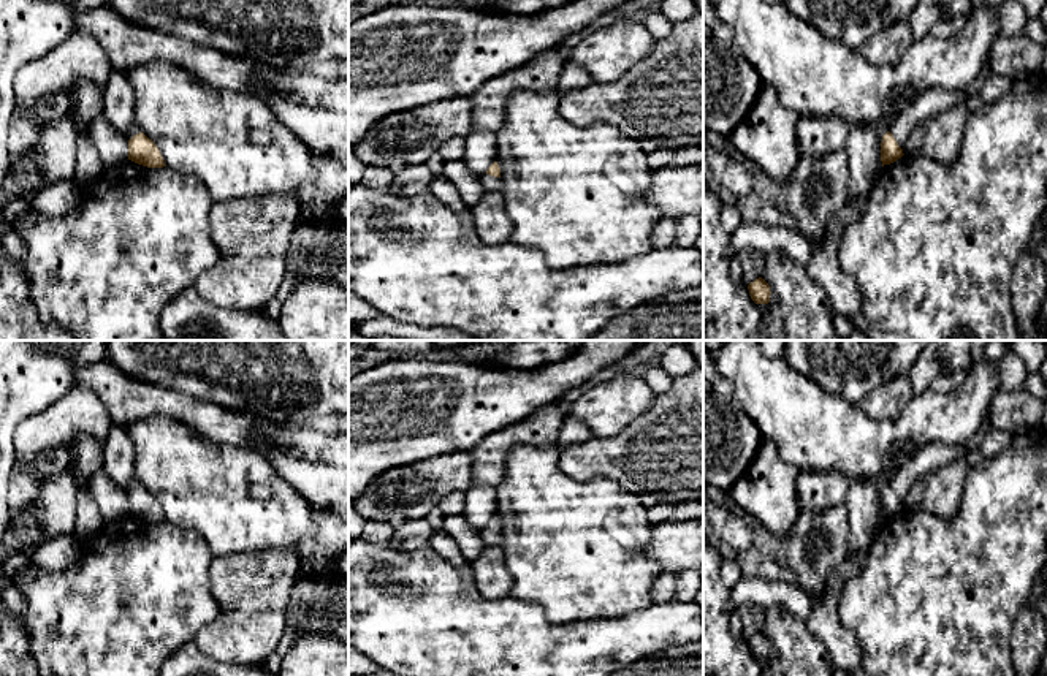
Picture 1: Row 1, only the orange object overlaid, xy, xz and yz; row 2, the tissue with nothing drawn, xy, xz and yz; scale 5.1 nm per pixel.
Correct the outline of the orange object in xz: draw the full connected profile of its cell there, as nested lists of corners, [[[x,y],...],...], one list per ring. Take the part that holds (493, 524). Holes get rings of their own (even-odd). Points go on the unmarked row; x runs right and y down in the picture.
[[[494,516],[485,529],[480,530],[482,540],[485,546],[501,546],[502,545],[502,534],[501,534],[501,522],[497,516]]]

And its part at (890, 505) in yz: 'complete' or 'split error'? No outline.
split error

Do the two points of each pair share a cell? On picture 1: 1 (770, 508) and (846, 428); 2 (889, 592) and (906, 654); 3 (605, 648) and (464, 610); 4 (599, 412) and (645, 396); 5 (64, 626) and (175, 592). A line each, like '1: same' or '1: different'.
1: different
2: same
3: same
4: same
5: same

